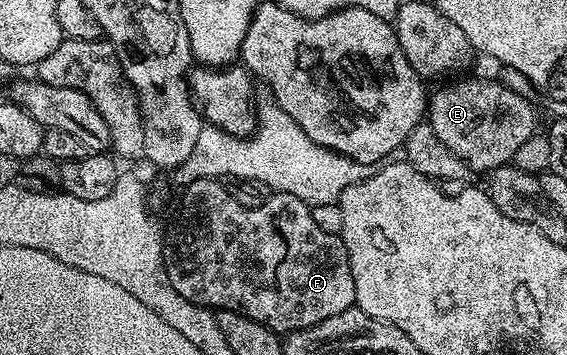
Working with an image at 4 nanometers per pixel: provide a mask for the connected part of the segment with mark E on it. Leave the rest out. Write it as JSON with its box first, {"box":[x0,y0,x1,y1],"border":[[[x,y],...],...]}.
{"box":[429,78,536,172],"border":[[[471,78],[468,82],[455,82],[452,86],[443,86],[439,91],[432,93],[429,98],[429,121],[431,130],[437,136],[437,140],[441,140],[441,144],[445,144],[445,148],[449,148],[449,152],[453,152],[457,156],[461,156],[461,160],[465,160],[472,171],[490,172],[498,168],[498,166],[508,165],[514,159],[517,148],[521,148],[521,144],[525,144],[525,140],[529,140],[529,136],[536,133],[535,126],[535,110],[531,107],[531,102],[527,98],[522,98],[515,90],[510,90],[503,82],[490,82],[487,78]]]}

